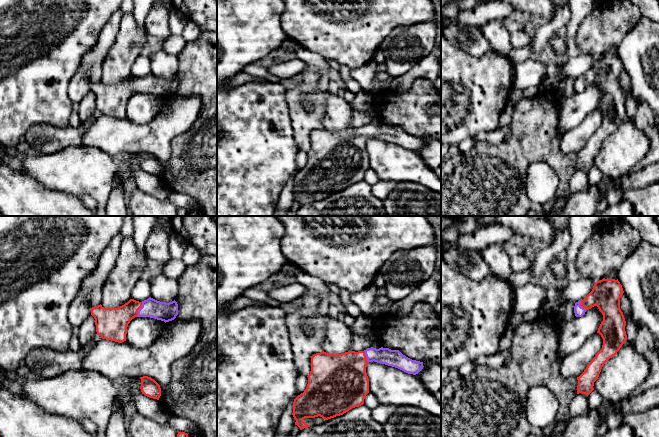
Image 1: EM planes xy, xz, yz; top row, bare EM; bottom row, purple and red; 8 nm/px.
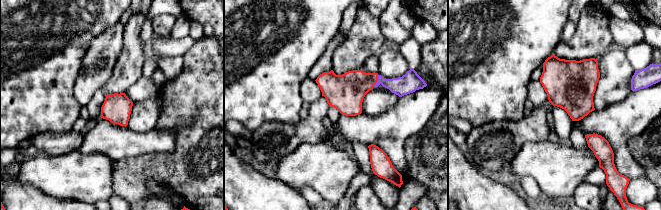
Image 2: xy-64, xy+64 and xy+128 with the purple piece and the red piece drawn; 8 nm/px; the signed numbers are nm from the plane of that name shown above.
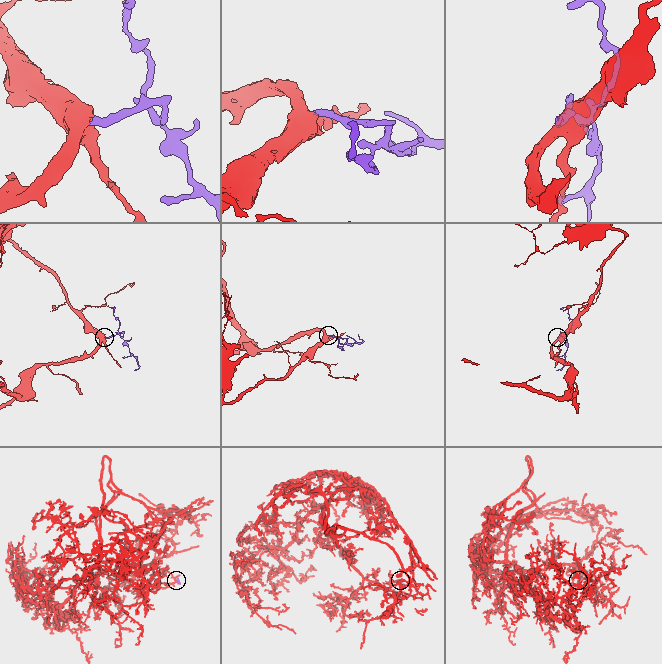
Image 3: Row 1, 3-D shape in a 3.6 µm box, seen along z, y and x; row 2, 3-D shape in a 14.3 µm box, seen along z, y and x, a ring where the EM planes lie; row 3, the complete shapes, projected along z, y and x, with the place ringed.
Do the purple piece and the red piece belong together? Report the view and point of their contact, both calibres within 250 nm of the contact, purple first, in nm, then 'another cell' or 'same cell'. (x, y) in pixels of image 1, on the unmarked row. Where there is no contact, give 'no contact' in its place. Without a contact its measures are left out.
meets purple in xy at (139, 85); 150 nm thick on the purple side, 240 nm on the other; same cell

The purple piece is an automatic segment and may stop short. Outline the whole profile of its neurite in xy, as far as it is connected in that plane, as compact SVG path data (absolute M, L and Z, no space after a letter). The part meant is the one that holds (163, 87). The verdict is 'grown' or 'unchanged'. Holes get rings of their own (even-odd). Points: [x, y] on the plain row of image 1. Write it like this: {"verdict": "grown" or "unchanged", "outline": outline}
{"verdict": "grown", "outline": "M151 73L142 78L130 75L118 84L104 84L101 80L94 82L91 91L102 115L122 119L126 117L127 103L133 94L150 93L166 99L178 91L178 80L175 76L166 79Z"}

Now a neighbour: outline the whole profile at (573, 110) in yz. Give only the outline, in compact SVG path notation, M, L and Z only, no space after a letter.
M597 82L586 86L582 93L560 102L558 134L562 136L567 131L579 125L586 115L597 109L603 97L603 91Z

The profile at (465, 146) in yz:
M469 137L463 141L460 142L458 145L459 151L462 154L467 154L469 151L471 151L476 144L476 140L473 139L472 137Z

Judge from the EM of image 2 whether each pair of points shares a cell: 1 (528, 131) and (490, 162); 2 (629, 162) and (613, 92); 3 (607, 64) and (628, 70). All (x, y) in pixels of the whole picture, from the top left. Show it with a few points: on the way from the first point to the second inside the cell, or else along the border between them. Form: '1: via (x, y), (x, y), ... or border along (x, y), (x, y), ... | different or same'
1: via (519, 133), (499, 153) | same
2: border along (632, 91), (623, 99), (595, 110) | different
3: via (612, 65), (617, 70), (623, 70) | same

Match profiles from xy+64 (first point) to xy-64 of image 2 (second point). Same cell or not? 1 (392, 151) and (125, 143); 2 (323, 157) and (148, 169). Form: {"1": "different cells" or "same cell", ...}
{"1": "same cell", "2": "different cells"}

